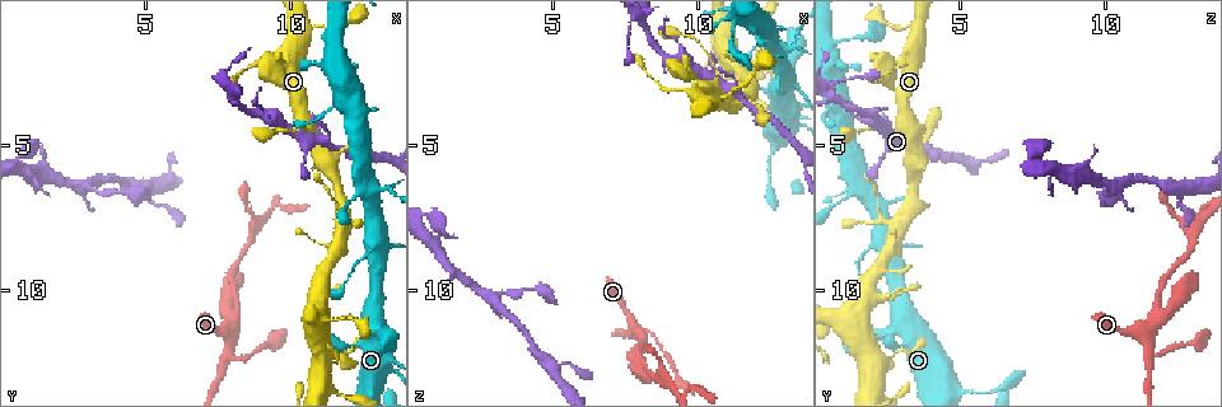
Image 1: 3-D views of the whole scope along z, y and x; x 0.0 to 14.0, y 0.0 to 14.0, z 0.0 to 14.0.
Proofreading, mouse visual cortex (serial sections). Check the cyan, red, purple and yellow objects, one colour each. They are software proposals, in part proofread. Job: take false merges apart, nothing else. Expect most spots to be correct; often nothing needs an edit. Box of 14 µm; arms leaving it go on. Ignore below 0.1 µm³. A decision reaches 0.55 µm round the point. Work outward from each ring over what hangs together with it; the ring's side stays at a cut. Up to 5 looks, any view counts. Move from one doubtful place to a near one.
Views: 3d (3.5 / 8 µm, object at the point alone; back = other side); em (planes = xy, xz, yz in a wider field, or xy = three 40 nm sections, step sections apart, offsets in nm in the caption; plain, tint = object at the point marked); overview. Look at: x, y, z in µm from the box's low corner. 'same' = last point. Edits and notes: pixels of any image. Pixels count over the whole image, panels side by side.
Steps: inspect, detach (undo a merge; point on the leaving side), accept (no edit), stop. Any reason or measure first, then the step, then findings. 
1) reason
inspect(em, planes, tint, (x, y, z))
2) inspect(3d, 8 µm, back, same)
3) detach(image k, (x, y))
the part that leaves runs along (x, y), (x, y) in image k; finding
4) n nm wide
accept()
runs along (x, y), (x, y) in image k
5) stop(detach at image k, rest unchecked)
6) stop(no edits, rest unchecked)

three arms meet
inspect(em, xy, step 5, tint, (13.3, 6.5, 1.4))

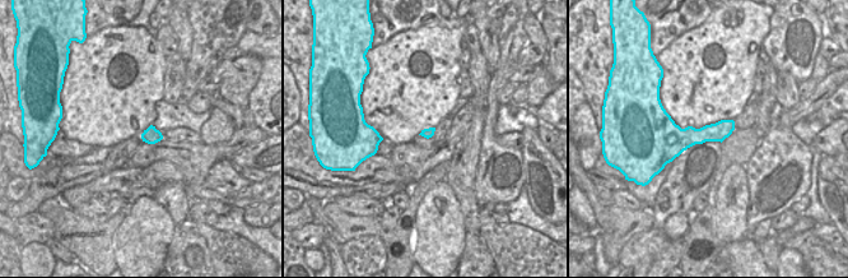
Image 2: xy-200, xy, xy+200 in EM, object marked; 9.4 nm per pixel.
wider look
inspect(3d, 3.5 µm, same)

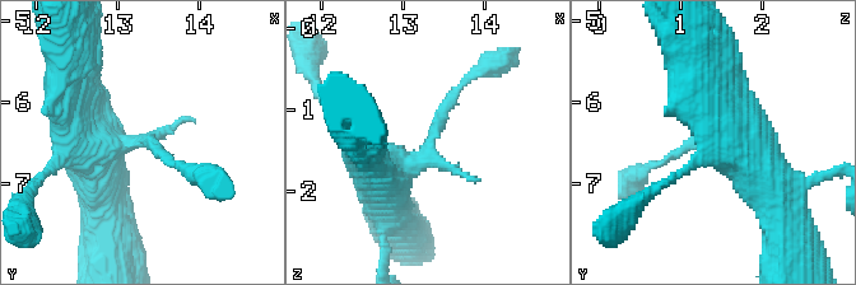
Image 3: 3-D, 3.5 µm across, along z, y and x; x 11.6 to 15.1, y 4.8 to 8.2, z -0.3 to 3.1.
3 arms; arms of 100, 100, 600 nm
accept()
runs along (382, 192), (469, 79) in image 3; continuous, no second cell

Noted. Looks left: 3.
side arm on a straight run
inspect(3d, 3.5 µm, (10.5, 4.5, 3.0))

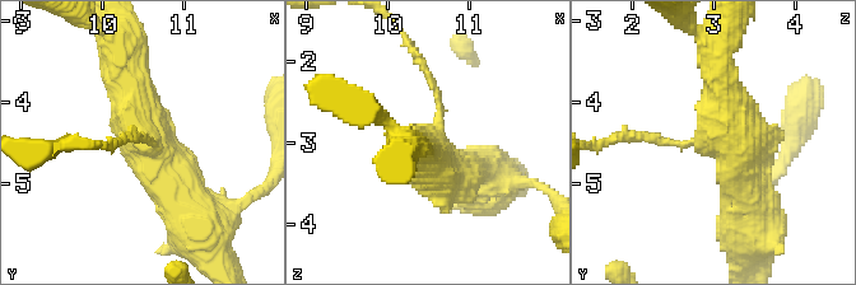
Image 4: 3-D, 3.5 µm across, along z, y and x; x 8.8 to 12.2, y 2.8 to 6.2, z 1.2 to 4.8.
3 arms; arms of 100, 450, 500 nm
inspect(em, xy, step 3, tint, (10.55, 4.50, 3.00))

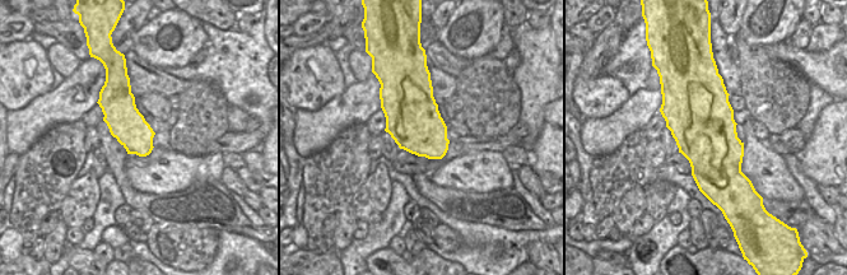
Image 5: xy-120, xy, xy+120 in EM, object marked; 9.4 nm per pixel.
accept()
runs along (117, 47), (138, 125), (180, 196) in image 4; continuous, no second cell

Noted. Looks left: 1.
stop(no edits, rest unchecked)

